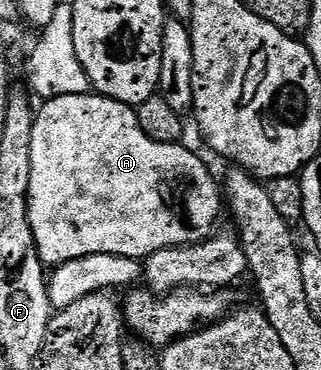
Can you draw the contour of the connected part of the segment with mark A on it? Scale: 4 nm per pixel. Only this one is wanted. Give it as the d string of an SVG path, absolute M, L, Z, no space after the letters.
M87 93L82 95L56 96L47 99L37 108L32 129L32 157L30 158L30 194L26 197L26 212L30 218L30 228L36 241L38 255L43 264L56 268L62 263L76 261L80 257L92 257L96 253L123 255L142 261L155 255L160 249L169 247L187 247L193 243L202 243L215 234L214 226L224 211L224 191L214 180L212 172L206 168L206 163L194 151L175 143L160 143L153 134L146 135L142 123L138 120L139 112L107 95Z

